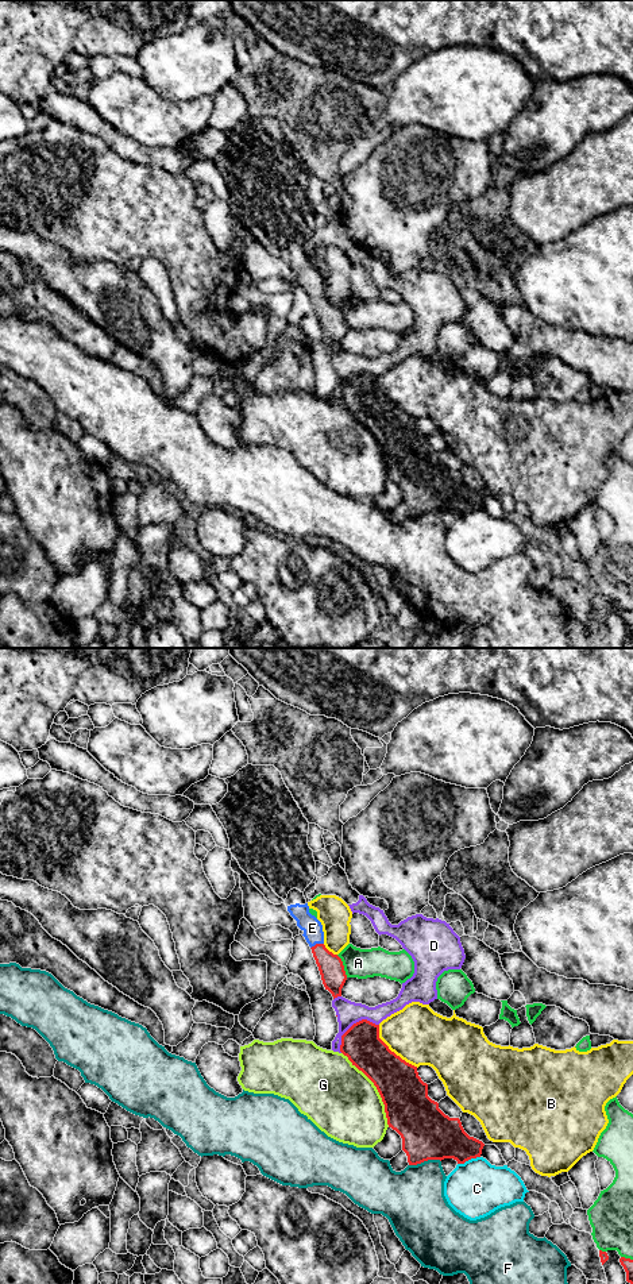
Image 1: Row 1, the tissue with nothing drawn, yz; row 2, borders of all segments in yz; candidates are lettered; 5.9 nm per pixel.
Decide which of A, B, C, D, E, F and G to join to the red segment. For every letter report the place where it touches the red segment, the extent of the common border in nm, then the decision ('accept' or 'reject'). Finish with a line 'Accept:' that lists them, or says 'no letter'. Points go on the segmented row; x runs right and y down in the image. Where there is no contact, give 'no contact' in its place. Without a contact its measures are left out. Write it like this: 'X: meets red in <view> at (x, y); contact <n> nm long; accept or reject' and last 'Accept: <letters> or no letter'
A: meets red in yz at (343, 966); contact 150 nm long; reject
B: meets red in yz at (390, 1051); contact 340 nm long; reject
C: meets red in yz at (469, 1159); contact 140 nm long; reject
D: meets red in yz at (351, 1026); contact 280 nm long; reject
E: meets red in yz at (316, 944); contact 90 nm long; accept
F: meets red in yz at (424, 1160); contact 190 nm long; reject
G: meets red in yz at (377, 1088); contact 550 nm long; reject
Accept: E

